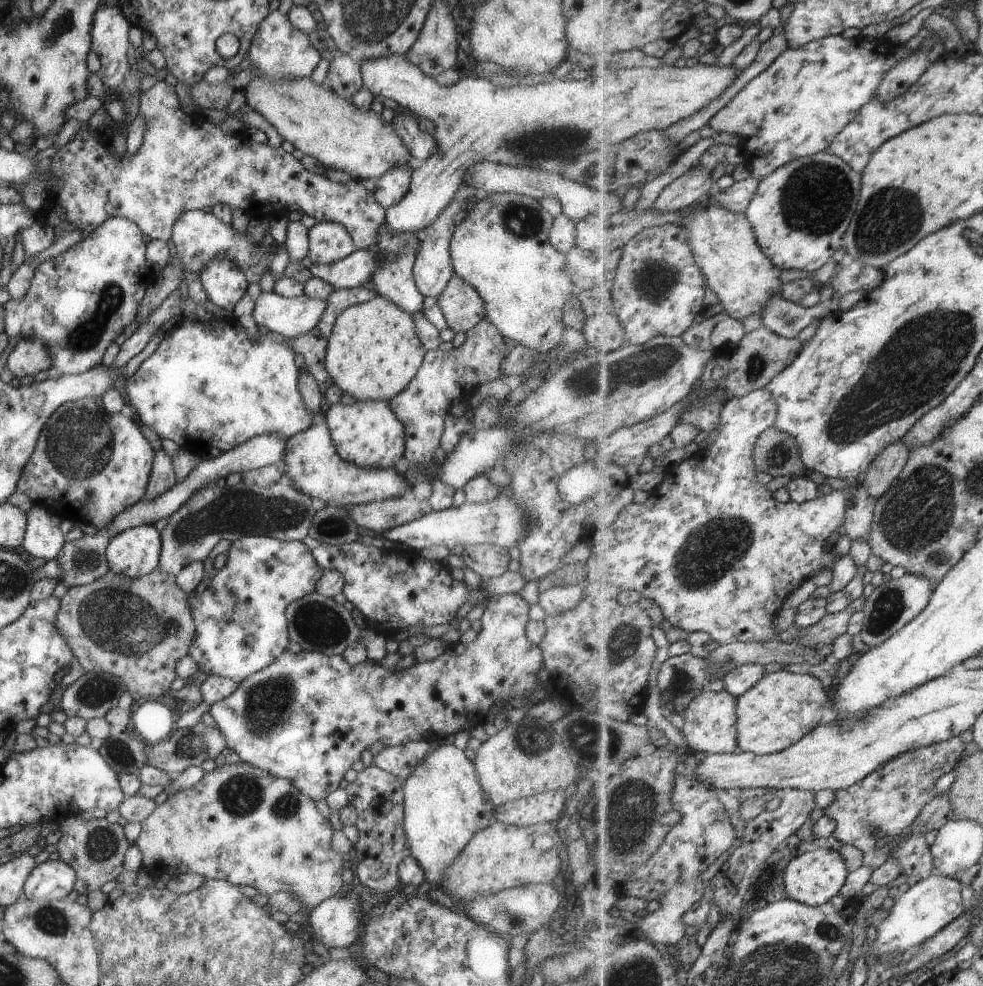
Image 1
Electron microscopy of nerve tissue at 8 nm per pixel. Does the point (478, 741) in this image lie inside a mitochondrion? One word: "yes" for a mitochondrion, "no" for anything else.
no

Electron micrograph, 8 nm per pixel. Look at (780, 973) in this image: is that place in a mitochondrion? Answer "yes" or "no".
yes

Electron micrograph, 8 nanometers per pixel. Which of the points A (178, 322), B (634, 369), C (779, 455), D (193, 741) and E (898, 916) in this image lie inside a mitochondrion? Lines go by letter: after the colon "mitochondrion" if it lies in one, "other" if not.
A: other
B: mitochondrion
C: mitochondrion
D: mitochondrion
E: other

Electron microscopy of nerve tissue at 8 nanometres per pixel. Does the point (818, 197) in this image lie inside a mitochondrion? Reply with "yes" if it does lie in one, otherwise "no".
yes

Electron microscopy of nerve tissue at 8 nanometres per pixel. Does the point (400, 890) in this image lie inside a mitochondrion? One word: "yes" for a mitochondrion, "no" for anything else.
no

